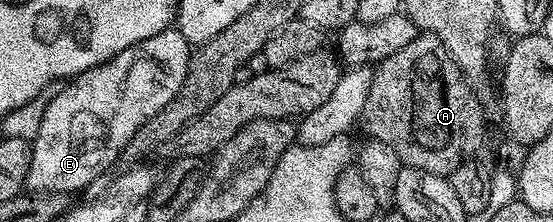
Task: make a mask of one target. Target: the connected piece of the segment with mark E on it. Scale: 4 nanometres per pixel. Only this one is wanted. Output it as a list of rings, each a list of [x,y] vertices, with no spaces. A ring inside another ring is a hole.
[[[170,29],[68,80],[55,101],[47,105],[39,133],[31,141],[31,161],[25,178],[28,190],[84,192],[95,177],[106,174],[108,167],[121,159],[121,151],[138,129],[179,93],[179,85],[187,77],[190,54],[188,41],[180,31]]]

